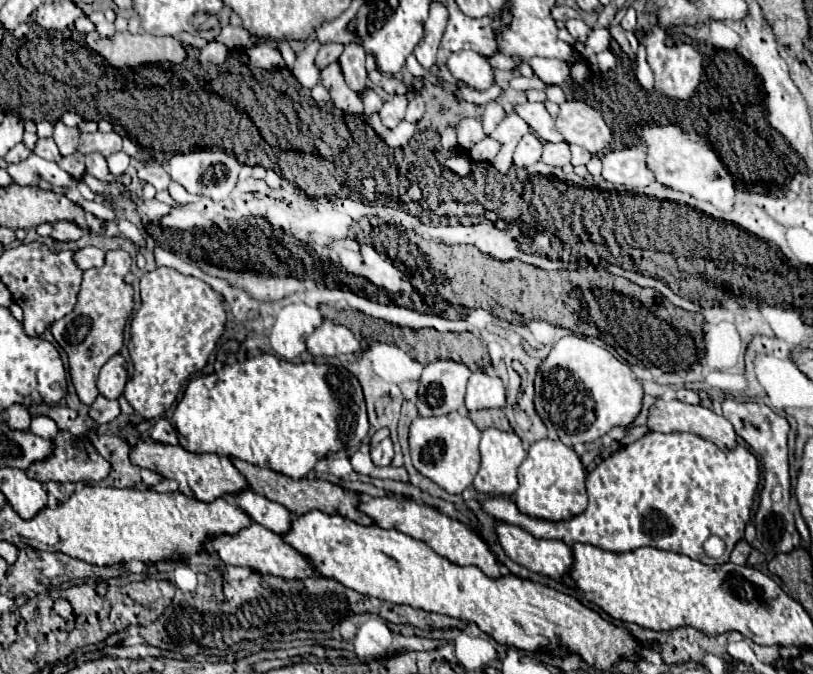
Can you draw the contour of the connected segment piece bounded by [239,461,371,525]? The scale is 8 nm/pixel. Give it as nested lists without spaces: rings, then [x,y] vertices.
[[[241,461],[239,471],[247,477],[247,483],[255,493],[265,495],[267,499],[271,499],[275,503],[281,503],[291,513],[307,513],[307,511],[313,511],[313,509],[321,509],[323,513],[341,513],[343,517],[349,517],[351,521],[361,521],[361,525],[371,525],[371,519],[365,513],[357,511],[355,493],[351,493],[347,489],[341,489],[341,487],[337,487],[337,485],[325,481],[325,479],[311,479],[311,477],[291,479],[283,473],[273,471],[273,469],[261,469],[261,467],[255,467],[255,465],[249,467],[243,461]]]

